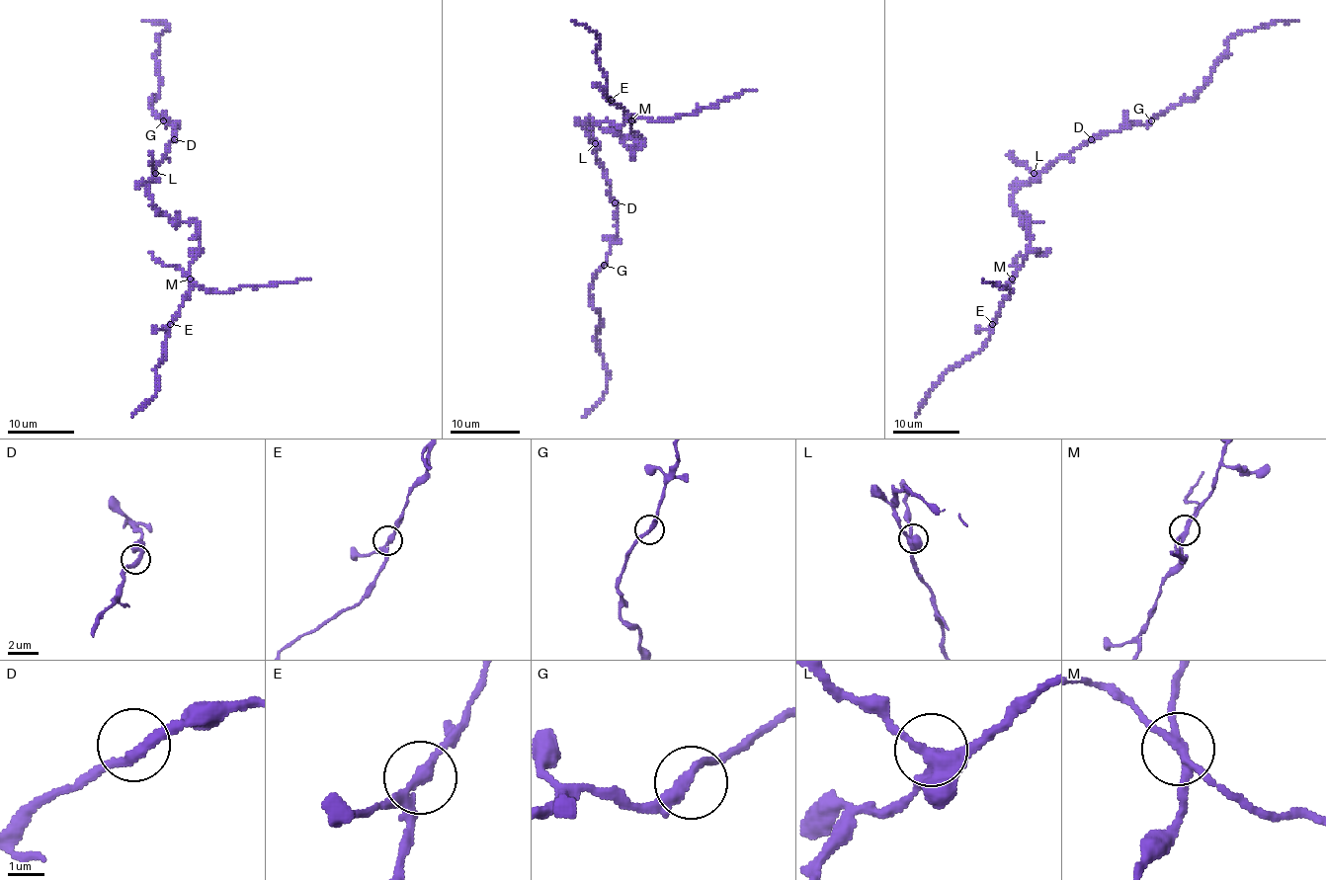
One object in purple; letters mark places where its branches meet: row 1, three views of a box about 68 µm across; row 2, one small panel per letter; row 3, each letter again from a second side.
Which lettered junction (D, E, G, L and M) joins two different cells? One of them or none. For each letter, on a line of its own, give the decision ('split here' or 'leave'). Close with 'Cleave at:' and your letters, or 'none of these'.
D: leave
E: leave
G: leave
L: leave
M: split here
Cleave at: M

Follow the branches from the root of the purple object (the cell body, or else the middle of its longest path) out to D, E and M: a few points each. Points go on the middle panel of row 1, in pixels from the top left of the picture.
D: (594, 143), (595, 159), (604, 169), (610, 197), (615, 202)
E: (594, 143), (588, 136), (590, 120), (620, 134), (642, 138), (631, 129), (631, 119), (611, 100)
M: (594, 143), (588, 136), (590, 120), (620, 134), (642, 138), (631, 129), (631, 120)

